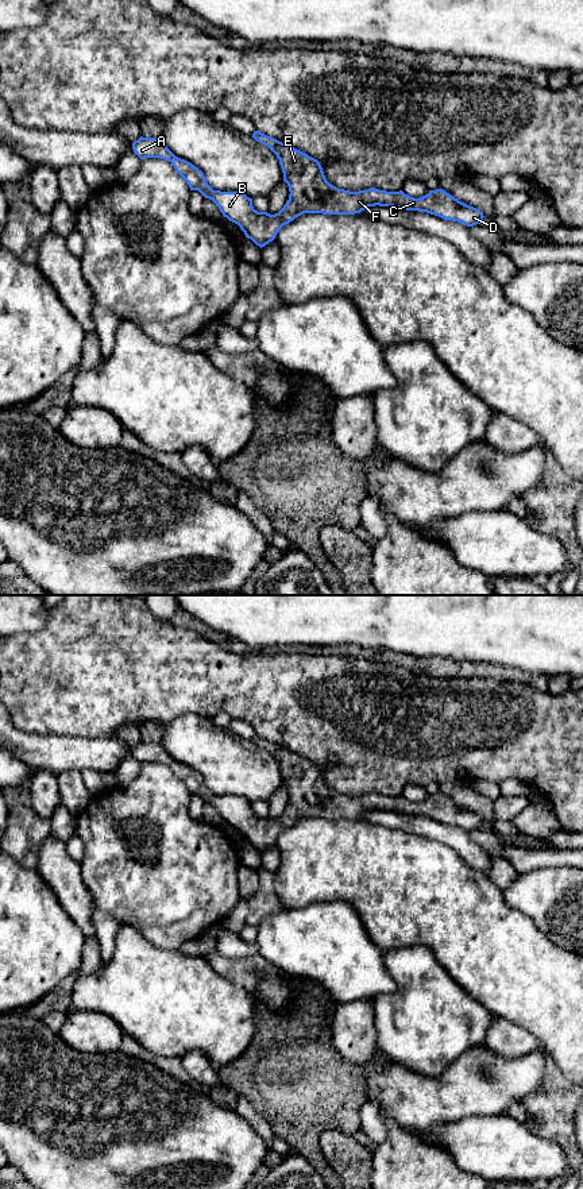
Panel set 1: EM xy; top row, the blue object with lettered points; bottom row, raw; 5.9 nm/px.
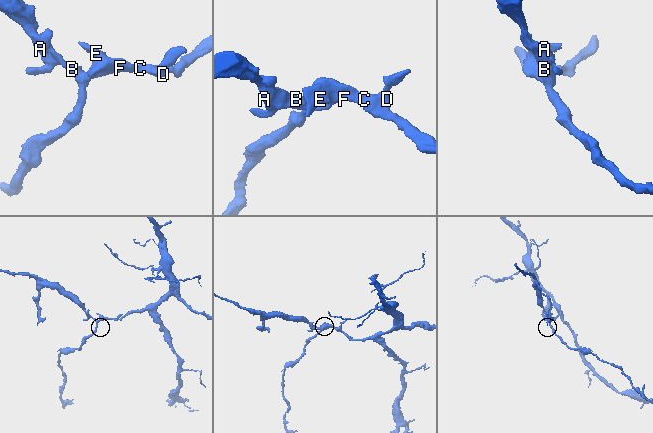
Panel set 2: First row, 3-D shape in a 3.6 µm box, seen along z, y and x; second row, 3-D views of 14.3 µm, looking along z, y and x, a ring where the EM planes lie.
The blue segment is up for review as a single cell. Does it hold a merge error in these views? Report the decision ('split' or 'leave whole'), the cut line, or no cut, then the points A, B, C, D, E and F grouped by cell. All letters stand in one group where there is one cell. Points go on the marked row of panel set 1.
leave whole; no cut; A B C D E F

